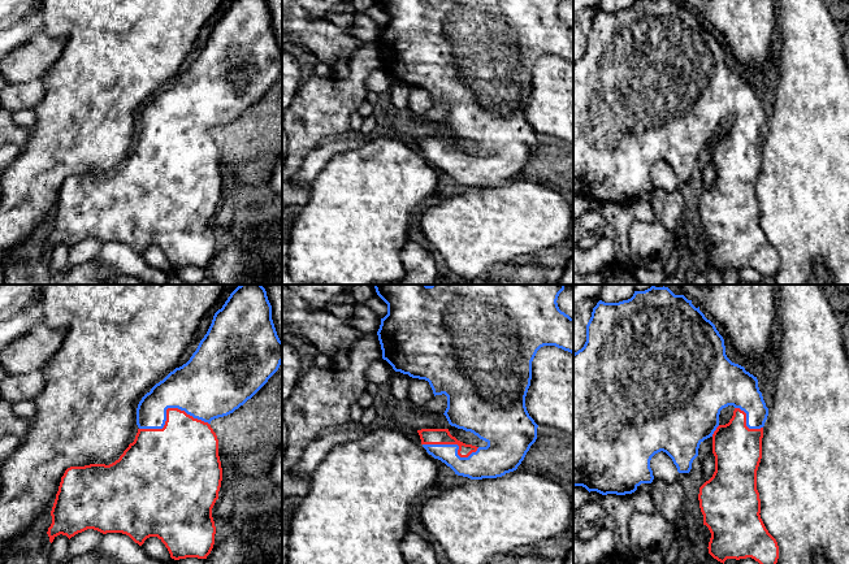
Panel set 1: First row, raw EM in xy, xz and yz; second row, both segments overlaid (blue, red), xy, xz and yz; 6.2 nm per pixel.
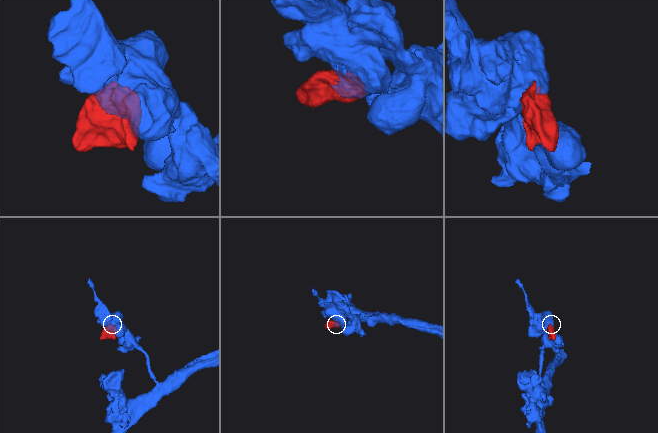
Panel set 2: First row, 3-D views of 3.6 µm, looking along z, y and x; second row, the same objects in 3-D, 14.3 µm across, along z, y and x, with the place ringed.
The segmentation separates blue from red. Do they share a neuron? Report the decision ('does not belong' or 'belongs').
belongs

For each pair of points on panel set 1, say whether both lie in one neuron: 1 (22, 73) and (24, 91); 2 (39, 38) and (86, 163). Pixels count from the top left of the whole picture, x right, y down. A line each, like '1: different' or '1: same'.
1: different
2: different

